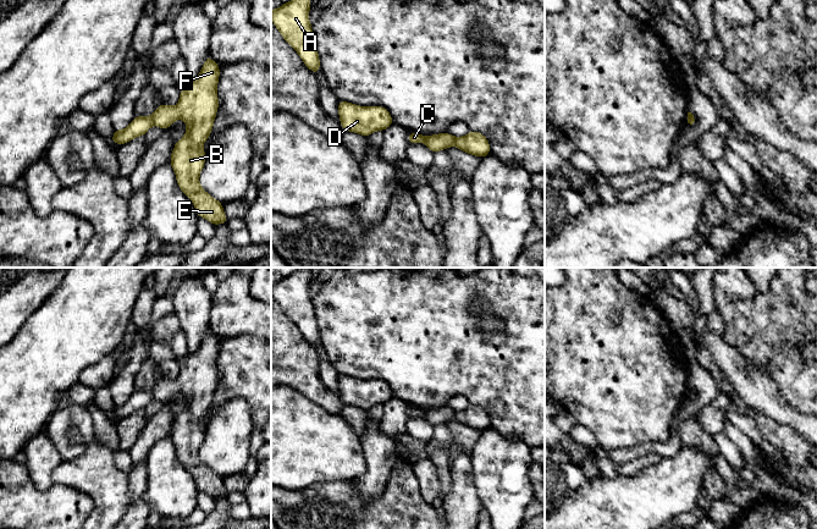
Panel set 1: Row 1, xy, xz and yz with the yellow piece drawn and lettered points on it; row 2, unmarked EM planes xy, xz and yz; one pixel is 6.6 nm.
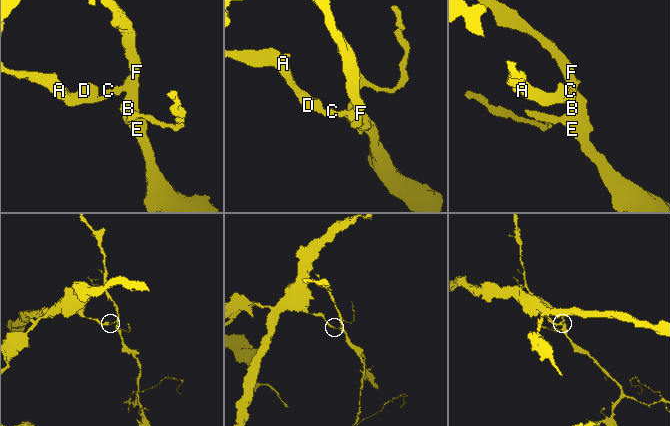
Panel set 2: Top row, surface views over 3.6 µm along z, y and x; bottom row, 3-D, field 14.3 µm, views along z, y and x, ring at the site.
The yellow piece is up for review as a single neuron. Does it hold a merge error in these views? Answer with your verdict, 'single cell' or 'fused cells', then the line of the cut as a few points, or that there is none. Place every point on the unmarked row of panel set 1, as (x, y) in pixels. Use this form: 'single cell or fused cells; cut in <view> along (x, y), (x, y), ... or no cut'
fused cells; cut in xy along (150, 390), (154, 397)

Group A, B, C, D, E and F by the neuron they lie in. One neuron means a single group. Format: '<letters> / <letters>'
A C D / B E F

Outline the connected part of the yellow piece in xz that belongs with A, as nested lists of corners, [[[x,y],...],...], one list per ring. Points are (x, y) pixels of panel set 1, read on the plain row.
[[[298,270],[271,285],[271,293],[282,312],[297,325],[304,338],[318,347],[320,332],[309,294],[311,270]]]

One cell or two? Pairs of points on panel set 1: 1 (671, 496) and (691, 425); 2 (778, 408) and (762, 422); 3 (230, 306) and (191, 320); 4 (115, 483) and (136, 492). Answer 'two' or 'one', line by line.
1: two
2: two
3: two
4: two

